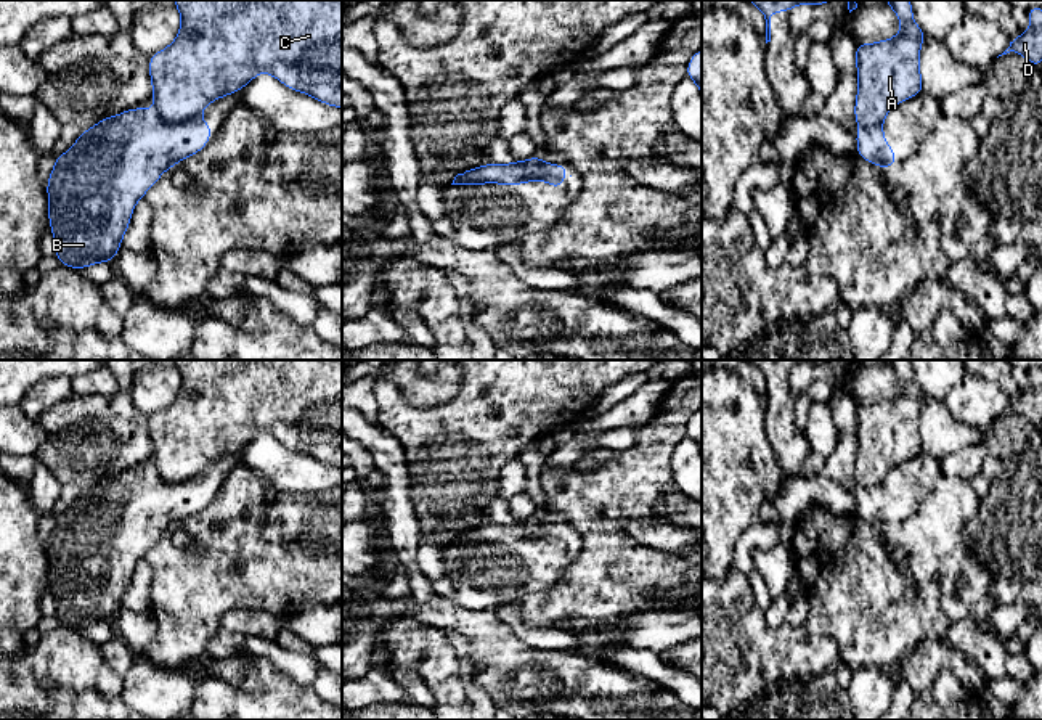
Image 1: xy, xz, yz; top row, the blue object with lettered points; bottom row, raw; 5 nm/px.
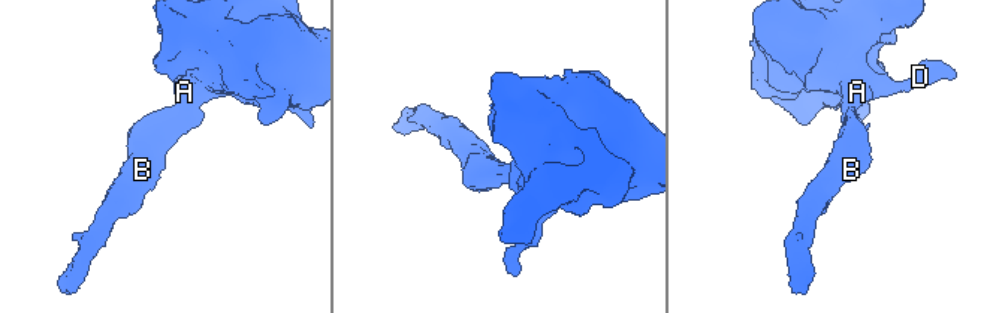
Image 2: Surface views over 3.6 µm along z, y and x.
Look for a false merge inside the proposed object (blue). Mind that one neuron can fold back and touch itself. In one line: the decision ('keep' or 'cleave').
cleave

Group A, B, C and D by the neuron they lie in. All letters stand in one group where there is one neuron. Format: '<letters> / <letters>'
A C D / B

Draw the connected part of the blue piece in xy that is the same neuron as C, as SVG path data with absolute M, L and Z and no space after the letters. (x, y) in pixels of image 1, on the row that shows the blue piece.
M175 0L181 26L175 40L149 56L153 101L159 116L185 122L212 101L236 93L258 72L271 74L291 90L342 108L342 0Z

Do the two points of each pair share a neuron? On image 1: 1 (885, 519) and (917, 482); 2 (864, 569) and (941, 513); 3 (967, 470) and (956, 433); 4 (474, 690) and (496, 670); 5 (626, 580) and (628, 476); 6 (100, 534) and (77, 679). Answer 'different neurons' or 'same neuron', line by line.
1: same neuron
2: same neuron
3: different neurons
4: different neurons
5: same neuron
6: different neurons

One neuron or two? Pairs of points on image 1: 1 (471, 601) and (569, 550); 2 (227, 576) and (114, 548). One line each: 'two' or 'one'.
1: one
2: two

